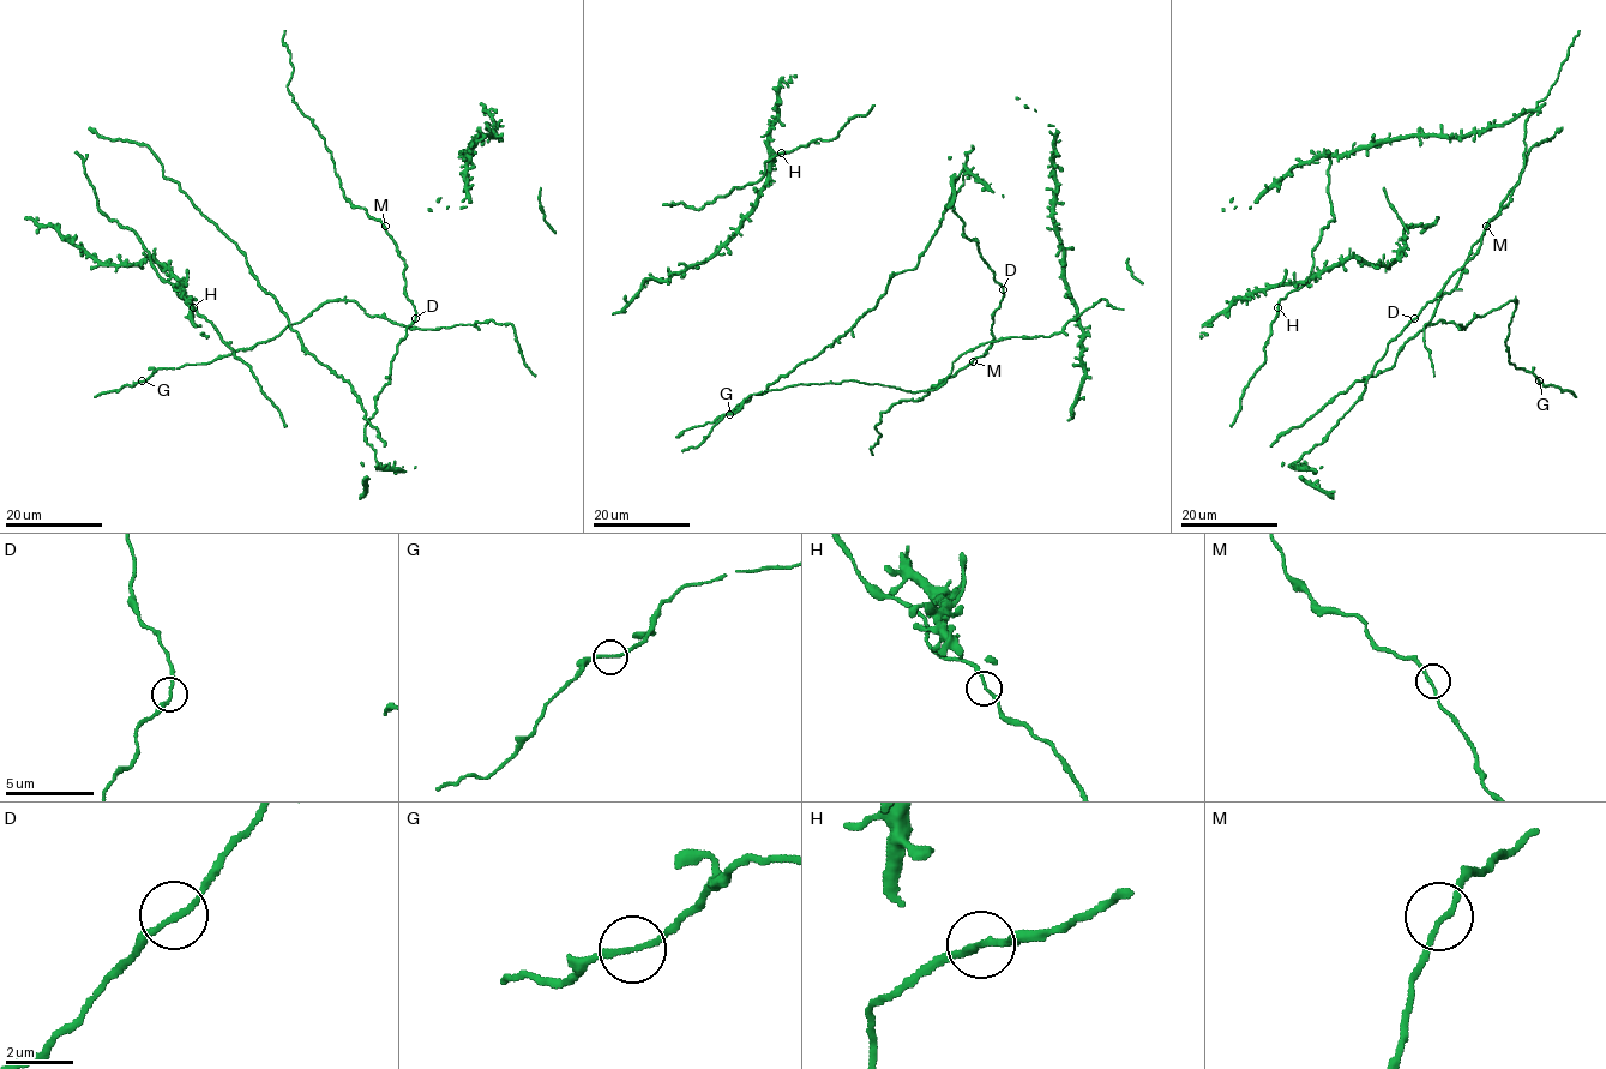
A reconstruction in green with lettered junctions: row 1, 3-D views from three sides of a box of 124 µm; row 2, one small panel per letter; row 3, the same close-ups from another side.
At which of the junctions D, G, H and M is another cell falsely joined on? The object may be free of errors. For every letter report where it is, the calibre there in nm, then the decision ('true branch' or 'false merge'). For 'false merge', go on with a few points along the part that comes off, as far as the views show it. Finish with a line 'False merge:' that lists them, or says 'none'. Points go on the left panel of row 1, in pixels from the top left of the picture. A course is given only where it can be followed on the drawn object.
D: (415, 318) | 160 nm | true branch
G: (142, 380) | 170 nm | true branch
H: (193, 307) | 160 nm | true branch
M: (385, 226) | 160 nm | true branch
False merge: none

